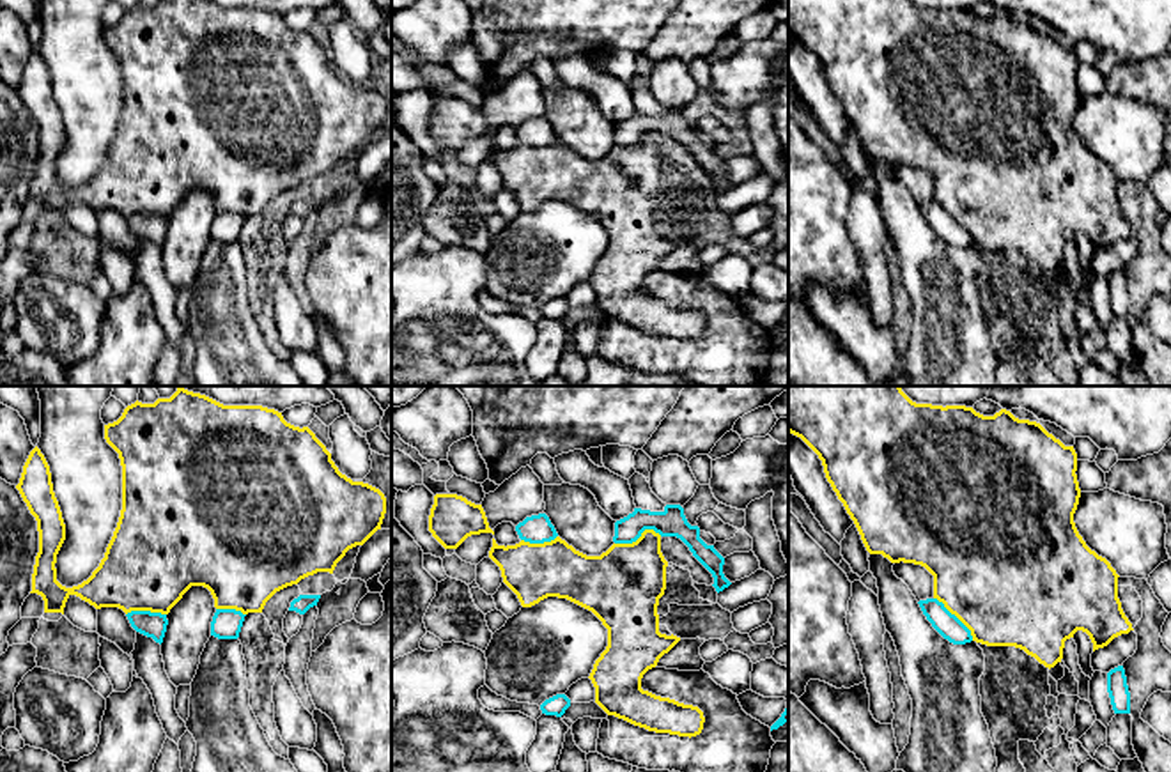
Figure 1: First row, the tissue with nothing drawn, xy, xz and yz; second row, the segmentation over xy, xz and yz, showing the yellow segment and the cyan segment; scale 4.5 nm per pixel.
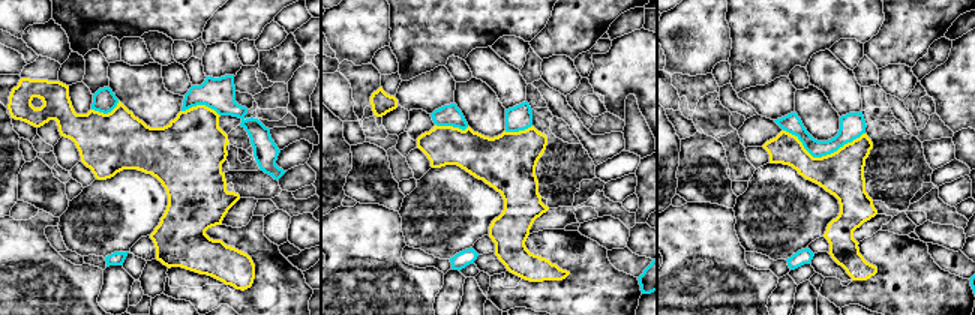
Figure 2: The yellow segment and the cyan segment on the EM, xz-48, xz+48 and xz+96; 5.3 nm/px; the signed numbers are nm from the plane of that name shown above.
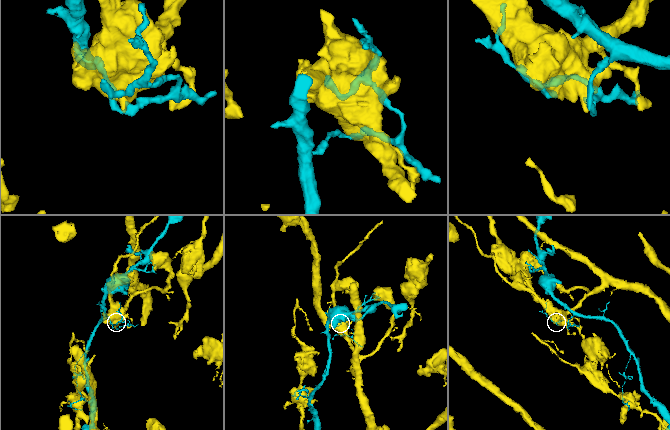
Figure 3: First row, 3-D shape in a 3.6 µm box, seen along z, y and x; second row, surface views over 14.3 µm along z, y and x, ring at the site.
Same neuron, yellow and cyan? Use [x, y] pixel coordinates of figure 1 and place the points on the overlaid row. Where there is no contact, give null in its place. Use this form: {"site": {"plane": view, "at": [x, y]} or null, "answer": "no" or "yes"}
{"site": {"plane": "xz", "at": [640, 537]}, "answer": "no"}

